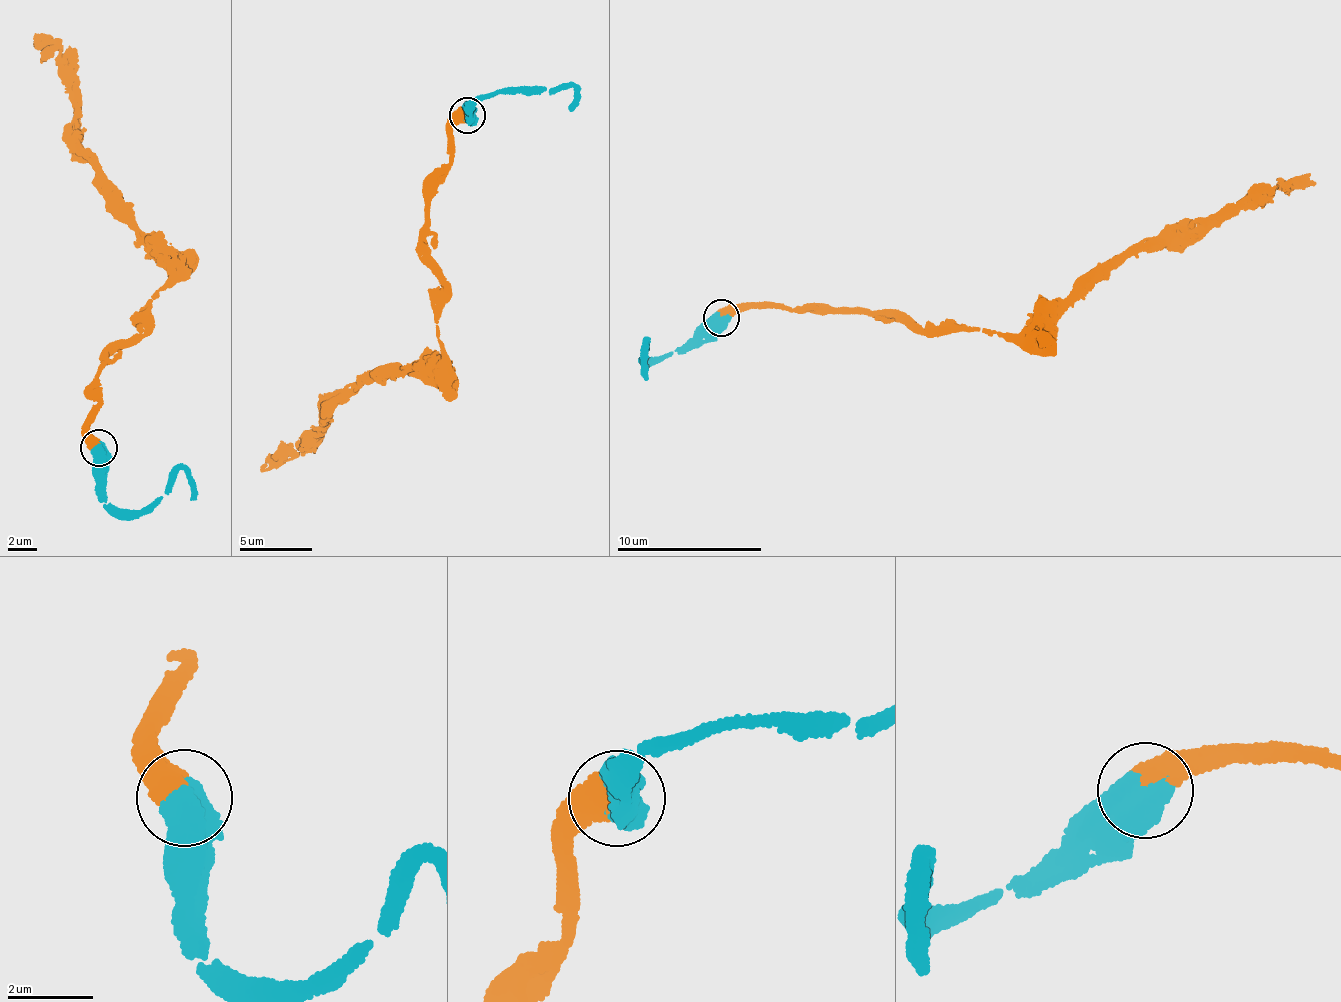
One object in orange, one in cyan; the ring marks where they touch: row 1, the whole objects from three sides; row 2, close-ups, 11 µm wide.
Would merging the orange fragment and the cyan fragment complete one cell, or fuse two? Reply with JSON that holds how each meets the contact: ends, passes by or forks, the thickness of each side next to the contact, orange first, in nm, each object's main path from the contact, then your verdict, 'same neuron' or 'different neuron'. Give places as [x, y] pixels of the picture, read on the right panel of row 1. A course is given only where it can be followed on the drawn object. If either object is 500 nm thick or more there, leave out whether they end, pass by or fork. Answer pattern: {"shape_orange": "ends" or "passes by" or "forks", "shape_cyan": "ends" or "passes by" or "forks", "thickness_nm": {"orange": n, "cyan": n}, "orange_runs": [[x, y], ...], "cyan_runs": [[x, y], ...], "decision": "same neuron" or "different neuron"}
{"thickness_nm": {"orange": 650, "cyan": 800}, "orange_runs": [[720, 317], [752, 302], [1020, 338], [1130, 253], [1197, 221], [1222, 224], [1277, 187], [1317, 184]], "cyan_runs": [[720, 317], [688, 347], [657, 360], [639, 359], [646, 357], [644, 343], [646, 379]], "decision": "same neuron"}

